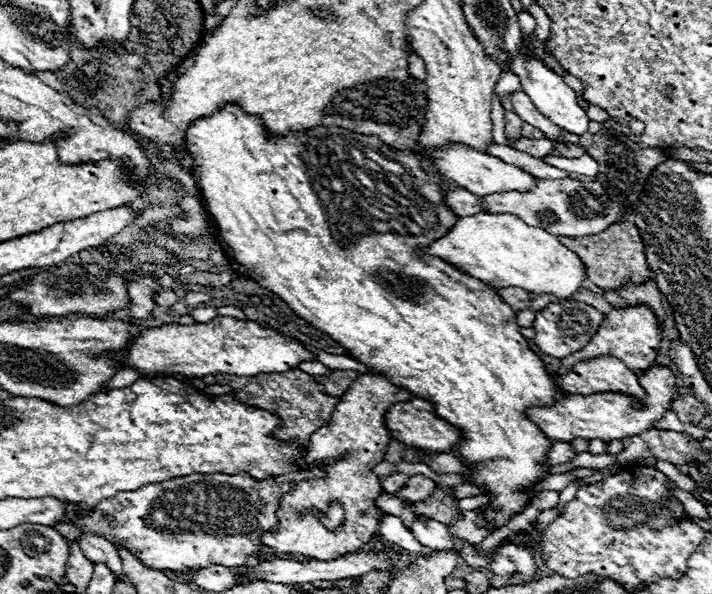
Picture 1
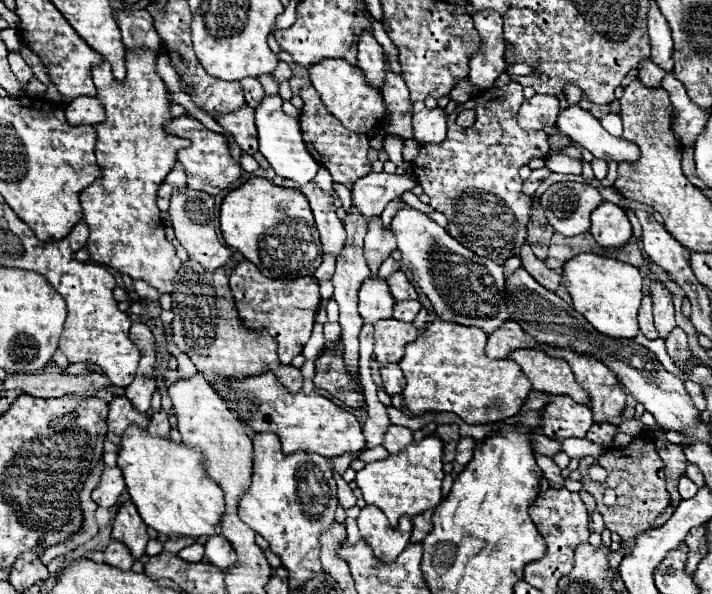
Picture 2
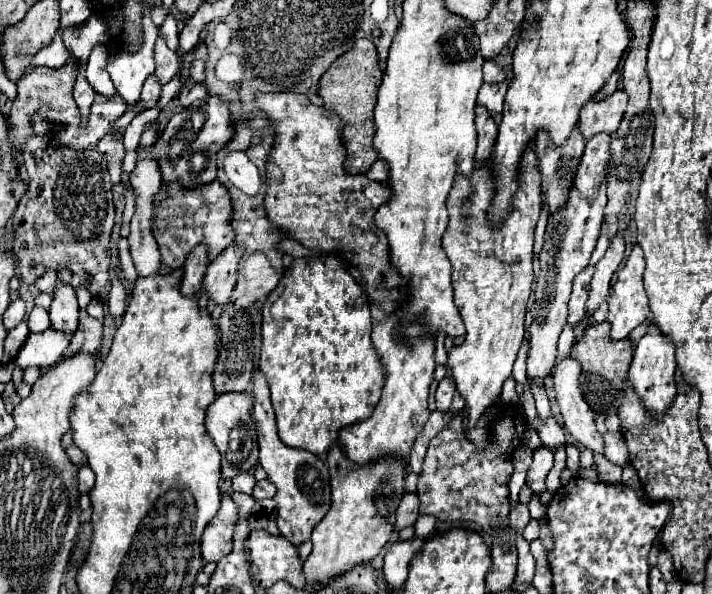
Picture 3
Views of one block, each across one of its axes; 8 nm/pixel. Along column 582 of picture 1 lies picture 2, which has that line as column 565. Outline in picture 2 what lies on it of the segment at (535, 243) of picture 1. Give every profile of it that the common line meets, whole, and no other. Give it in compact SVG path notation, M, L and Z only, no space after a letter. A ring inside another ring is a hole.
M578 254L564 264L564 280L574 302L574 310L580 312L600 334L612 338L634 340L638 334L638 308L642 298L640 270L612 258L596 254Z

